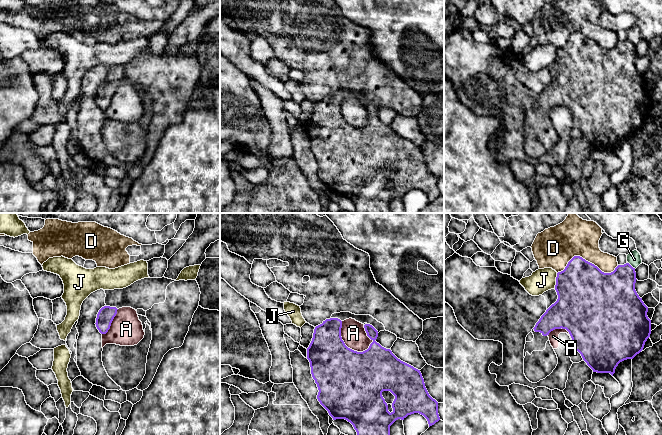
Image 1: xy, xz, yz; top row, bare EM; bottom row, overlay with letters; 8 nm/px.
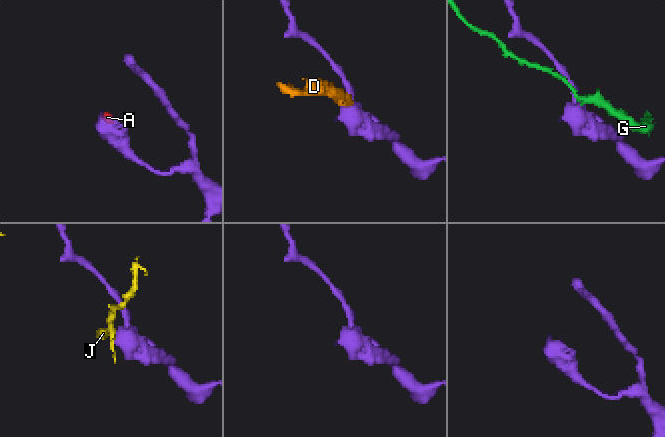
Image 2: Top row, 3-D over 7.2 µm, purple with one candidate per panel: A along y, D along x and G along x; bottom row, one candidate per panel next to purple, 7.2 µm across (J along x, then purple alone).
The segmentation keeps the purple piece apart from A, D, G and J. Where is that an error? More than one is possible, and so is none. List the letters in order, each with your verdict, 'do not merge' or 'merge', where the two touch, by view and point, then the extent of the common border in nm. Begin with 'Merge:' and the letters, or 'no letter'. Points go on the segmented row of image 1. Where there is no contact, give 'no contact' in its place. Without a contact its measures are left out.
Merge: no letter
A: do not merge; meets purple in xz at (344, 343); contact 320 nm long
D: do not merge; meets purple in yz at (586, 261); contact 500 nm long
G: do not merge; meets purple in yz at (631, 266); contact 80 nm long
J: do not merge; meets purple in yz at (556, 281); contact 130 nm long

